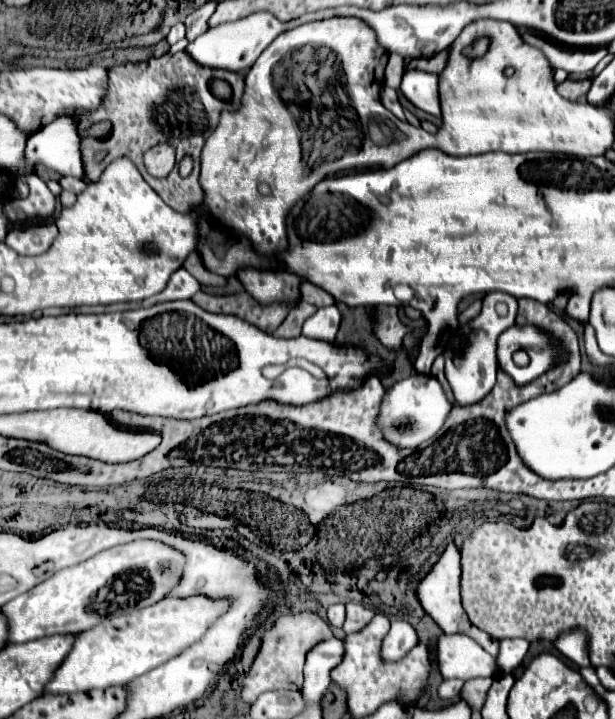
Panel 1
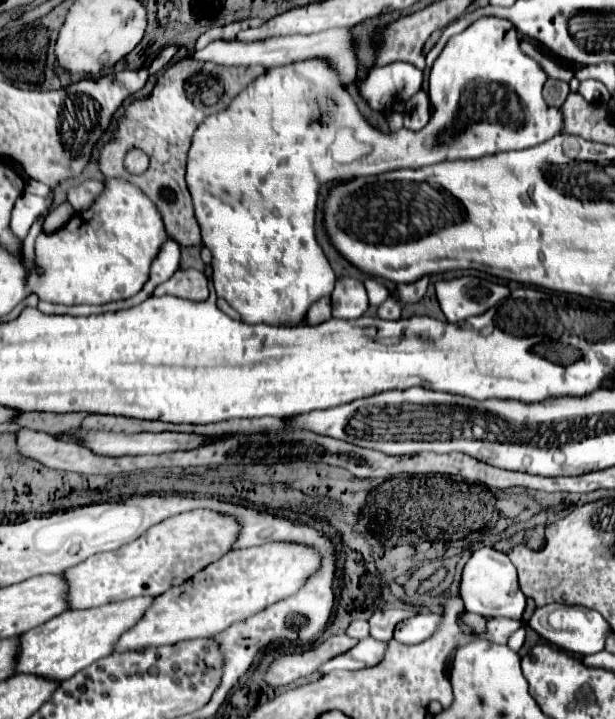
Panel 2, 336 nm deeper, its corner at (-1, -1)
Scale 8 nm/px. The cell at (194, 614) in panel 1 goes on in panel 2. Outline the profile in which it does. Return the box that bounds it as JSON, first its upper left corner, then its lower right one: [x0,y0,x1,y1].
[115,541,319,651]

